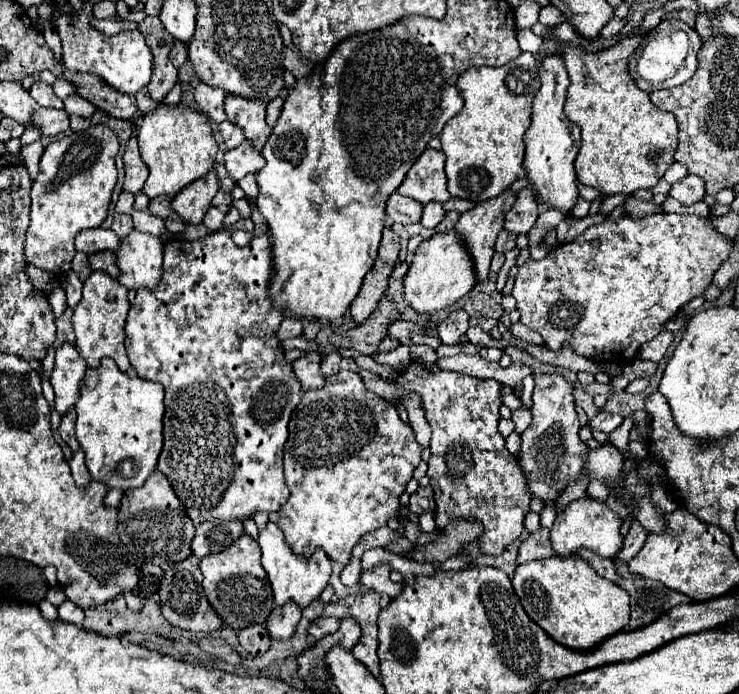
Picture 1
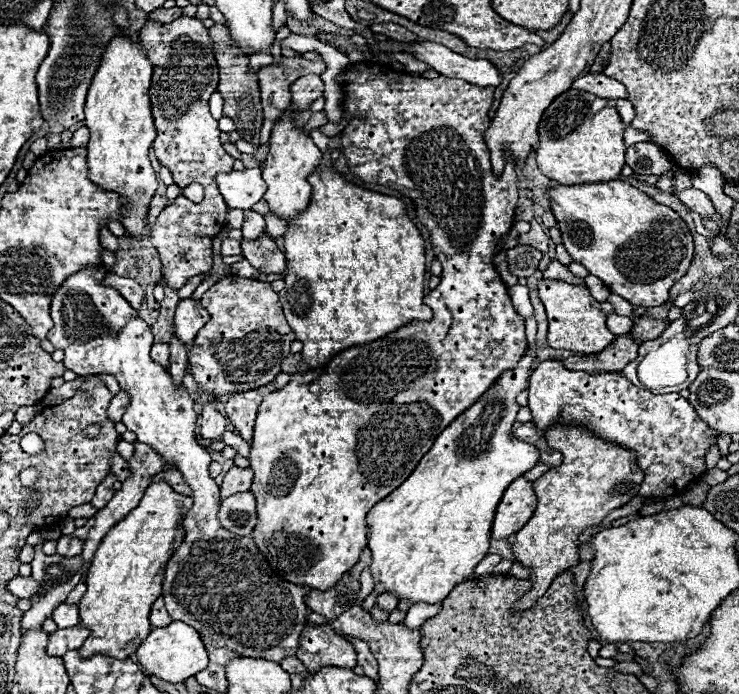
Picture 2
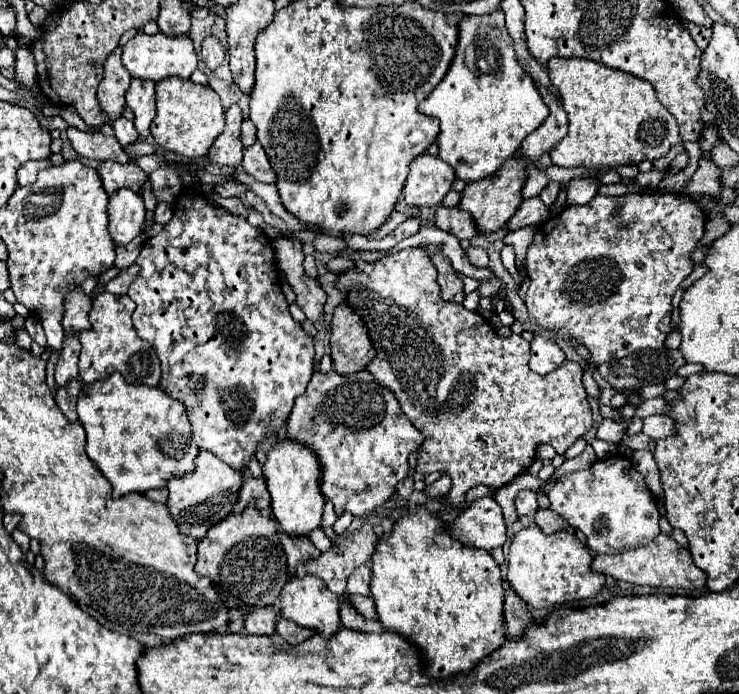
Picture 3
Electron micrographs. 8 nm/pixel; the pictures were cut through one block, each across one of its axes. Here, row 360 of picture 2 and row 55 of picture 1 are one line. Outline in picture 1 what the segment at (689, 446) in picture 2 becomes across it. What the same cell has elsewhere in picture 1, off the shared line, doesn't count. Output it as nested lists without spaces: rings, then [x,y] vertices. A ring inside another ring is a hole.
[[[546,54],[540,60],[538,72],[542,86],[532,102],[532,126],[524,134],[526,144],[524,168],[528,170],[528,180],[536,188],[544,204],[570,214],[570,208],[578,200],[574,160],[580,150],[580,126],[568,122],[568,118],[562,112],[568,88],[568,72],[560,54]]]

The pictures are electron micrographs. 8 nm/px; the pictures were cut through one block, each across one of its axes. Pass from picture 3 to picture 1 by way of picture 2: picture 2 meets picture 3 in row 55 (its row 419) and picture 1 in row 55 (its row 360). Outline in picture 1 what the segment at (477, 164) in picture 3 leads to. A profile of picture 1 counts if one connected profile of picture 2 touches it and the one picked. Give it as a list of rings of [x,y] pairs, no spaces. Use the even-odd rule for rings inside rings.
[[[522,52],[506,66],[480,66],[464,70],[456,82],[464,106],[446,122],[440,142],[446,154],[448,190],[452,196],[484,202],[498,196],[512,182],[524,178],[524,132],[530,126],[530,106],[538,92],[538,62],[530,52]]]

